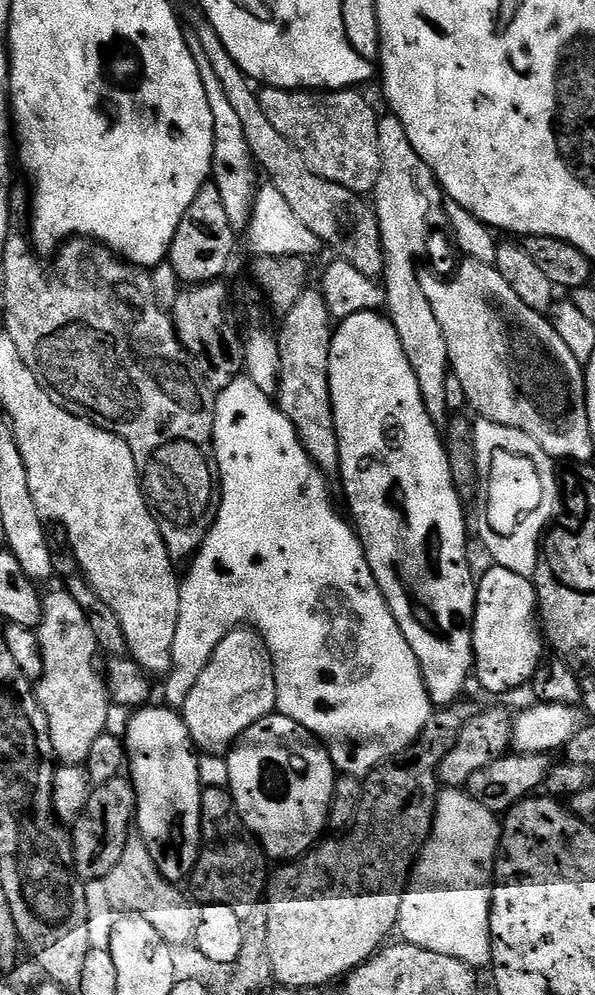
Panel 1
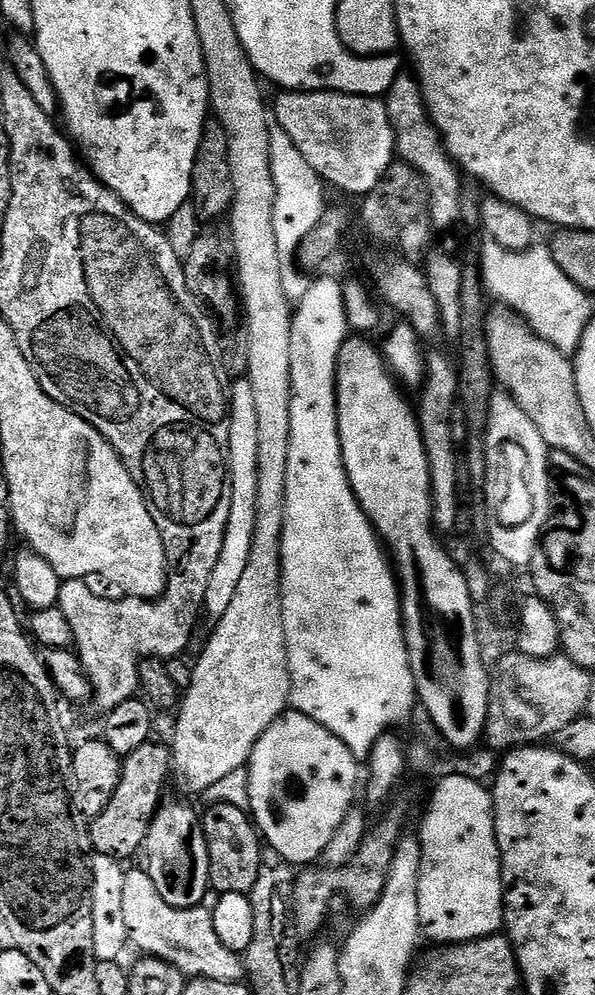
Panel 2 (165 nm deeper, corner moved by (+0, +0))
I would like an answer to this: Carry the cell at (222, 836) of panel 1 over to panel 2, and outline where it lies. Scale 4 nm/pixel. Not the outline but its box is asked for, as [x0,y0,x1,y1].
[202,803,262,896]

